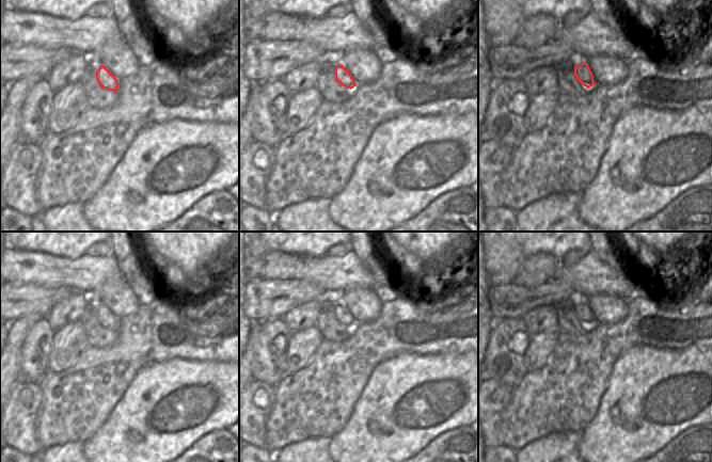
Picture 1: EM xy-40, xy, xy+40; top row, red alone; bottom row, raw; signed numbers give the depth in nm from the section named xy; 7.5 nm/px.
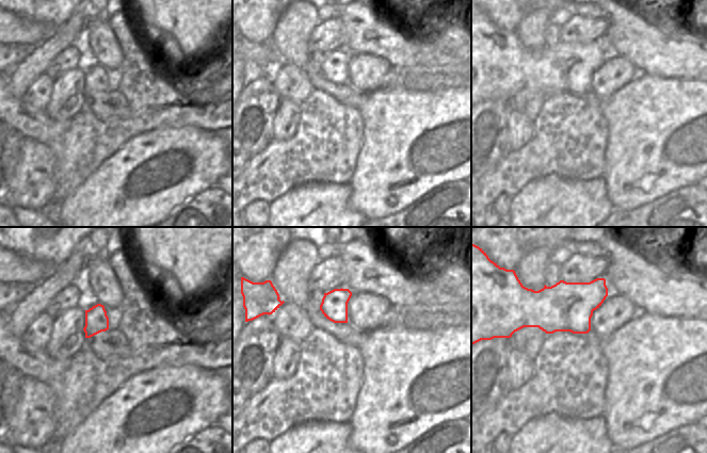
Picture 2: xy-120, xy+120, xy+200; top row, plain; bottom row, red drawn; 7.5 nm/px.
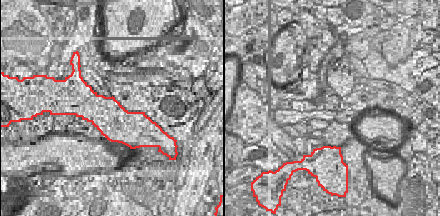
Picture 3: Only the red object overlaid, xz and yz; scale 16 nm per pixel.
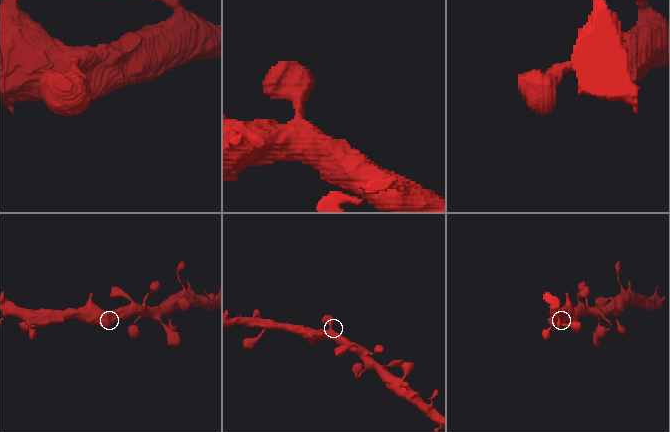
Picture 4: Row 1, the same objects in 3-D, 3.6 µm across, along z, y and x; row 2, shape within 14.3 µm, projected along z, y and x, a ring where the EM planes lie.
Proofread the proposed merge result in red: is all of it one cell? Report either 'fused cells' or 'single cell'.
single cell

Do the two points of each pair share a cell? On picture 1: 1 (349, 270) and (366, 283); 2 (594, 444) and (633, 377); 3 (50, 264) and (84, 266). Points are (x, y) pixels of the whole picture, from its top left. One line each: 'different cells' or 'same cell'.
1: same cell
2: same cell
3: same cell

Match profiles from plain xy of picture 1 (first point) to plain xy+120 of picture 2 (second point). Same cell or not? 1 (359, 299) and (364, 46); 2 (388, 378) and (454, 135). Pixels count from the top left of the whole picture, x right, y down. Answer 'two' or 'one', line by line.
1: two
2: one

